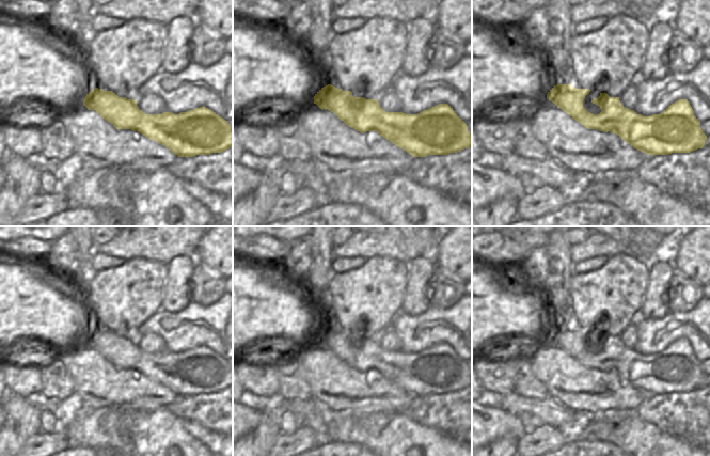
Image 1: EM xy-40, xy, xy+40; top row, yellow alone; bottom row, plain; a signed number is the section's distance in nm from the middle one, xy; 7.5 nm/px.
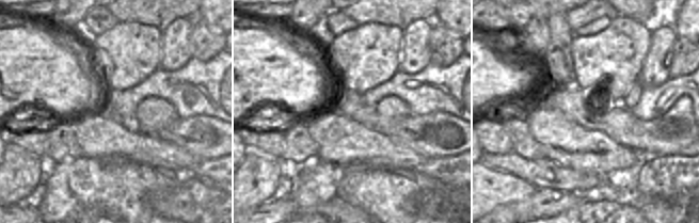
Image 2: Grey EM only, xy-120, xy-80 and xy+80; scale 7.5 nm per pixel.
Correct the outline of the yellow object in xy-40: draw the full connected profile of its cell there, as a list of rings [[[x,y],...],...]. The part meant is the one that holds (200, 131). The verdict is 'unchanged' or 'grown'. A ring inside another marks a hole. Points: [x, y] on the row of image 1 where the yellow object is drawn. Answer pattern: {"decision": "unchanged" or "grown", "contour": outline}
{"decision": "grown", "contour": [[[107,52],[105,88],[91,90],[83,106],[95,110],[116,129],[131,129],[165,146],[178,157],[210,155],[233,146],[228,121],[202,106],[174,114],[146,114],[137,101],[122,96],[120,62]]]}

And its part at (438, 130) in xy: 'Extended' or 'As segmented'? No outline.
Extended.

